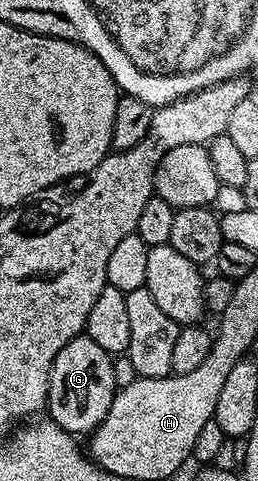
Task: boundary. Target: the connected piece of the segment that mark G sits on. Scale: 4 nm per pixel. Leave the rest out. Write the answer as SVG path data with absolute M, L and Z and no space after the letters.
M85 335L73 337L52 363L49 420L56 422L65 433L89 435L104 419L104 415L108 415L108 407L112 407L115 392L114 357Z

